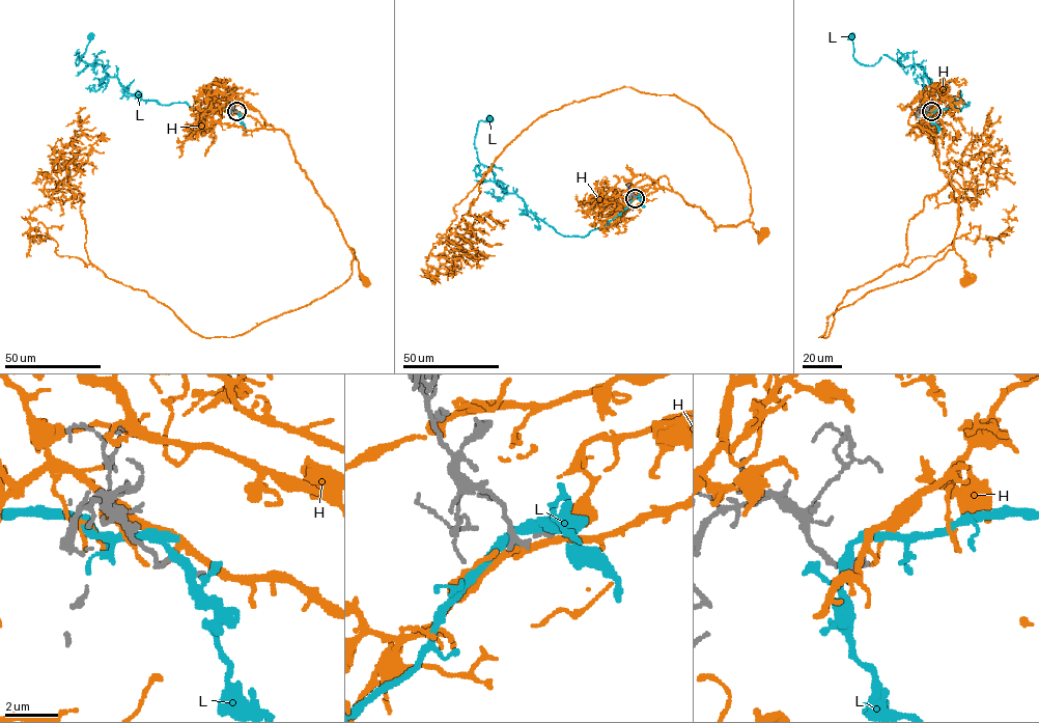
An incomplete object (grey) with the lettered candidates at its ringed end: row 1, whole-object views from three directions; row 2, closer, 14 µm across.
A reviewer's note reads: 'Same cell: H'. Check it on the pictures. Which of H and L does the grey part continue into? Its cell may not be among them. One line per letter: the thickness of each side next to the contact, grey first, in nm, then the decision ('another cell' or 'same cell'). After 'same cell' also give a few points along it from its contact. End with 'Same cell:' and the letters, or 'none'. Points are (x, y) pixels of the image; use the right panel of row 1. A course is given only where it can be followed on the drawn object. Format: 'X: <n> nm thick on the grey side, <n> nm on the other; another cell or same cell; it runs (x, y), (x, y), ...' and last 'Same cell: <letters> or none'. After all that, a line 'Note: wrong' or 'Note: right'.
H: 180 nm thick on the grey side, 280 nm on the other; same cell; it runs (930, 111), (921, 128), (936, 137), (938, 168), (959, 194), (958, 225), (953, 248), (964, 260), (964, 283)
L: 200 nm thick on the grey side, 280 nm on the other; another cell
Same cell: H
Note: right

